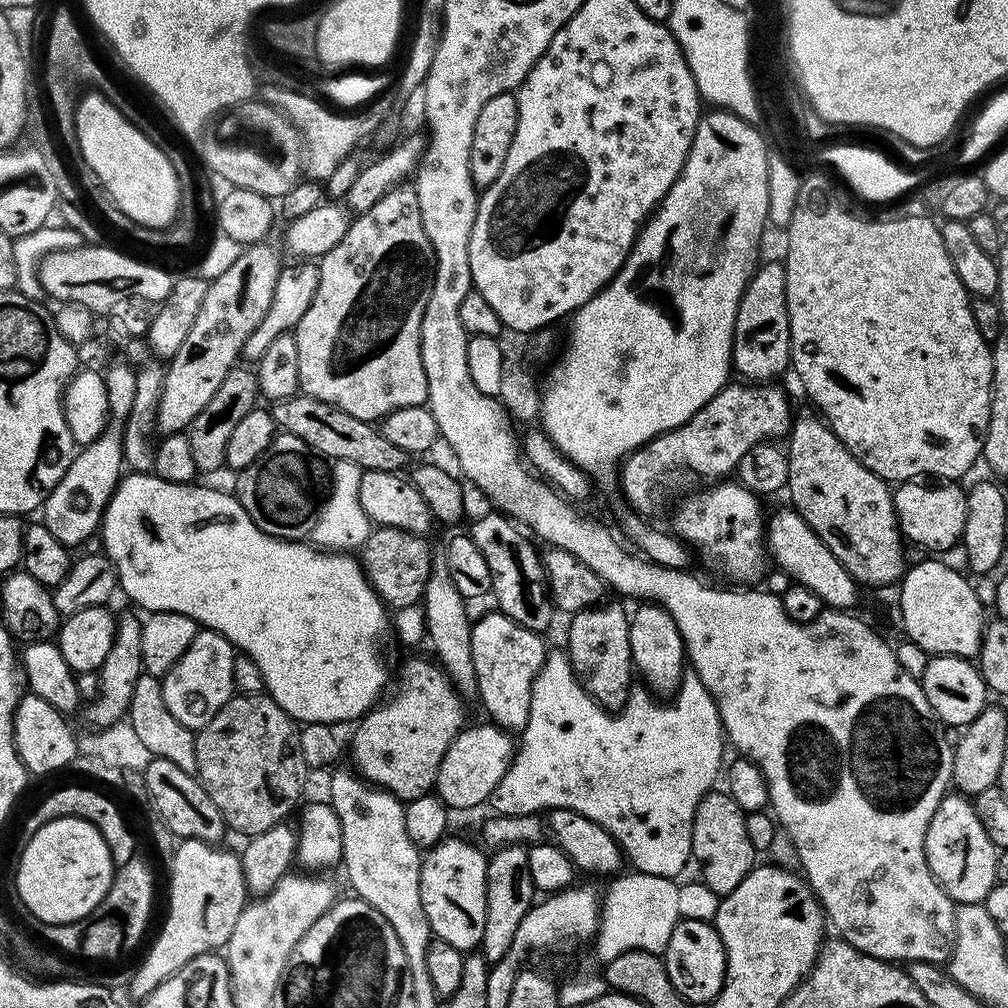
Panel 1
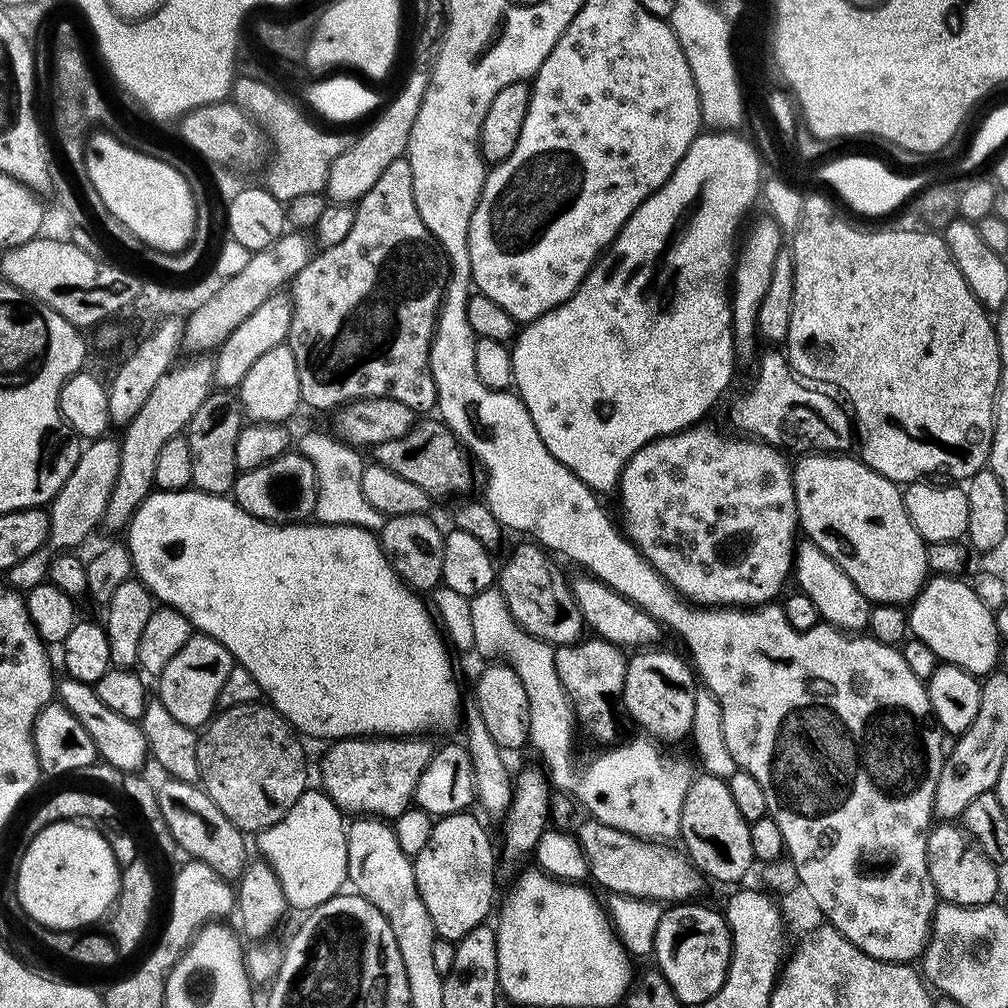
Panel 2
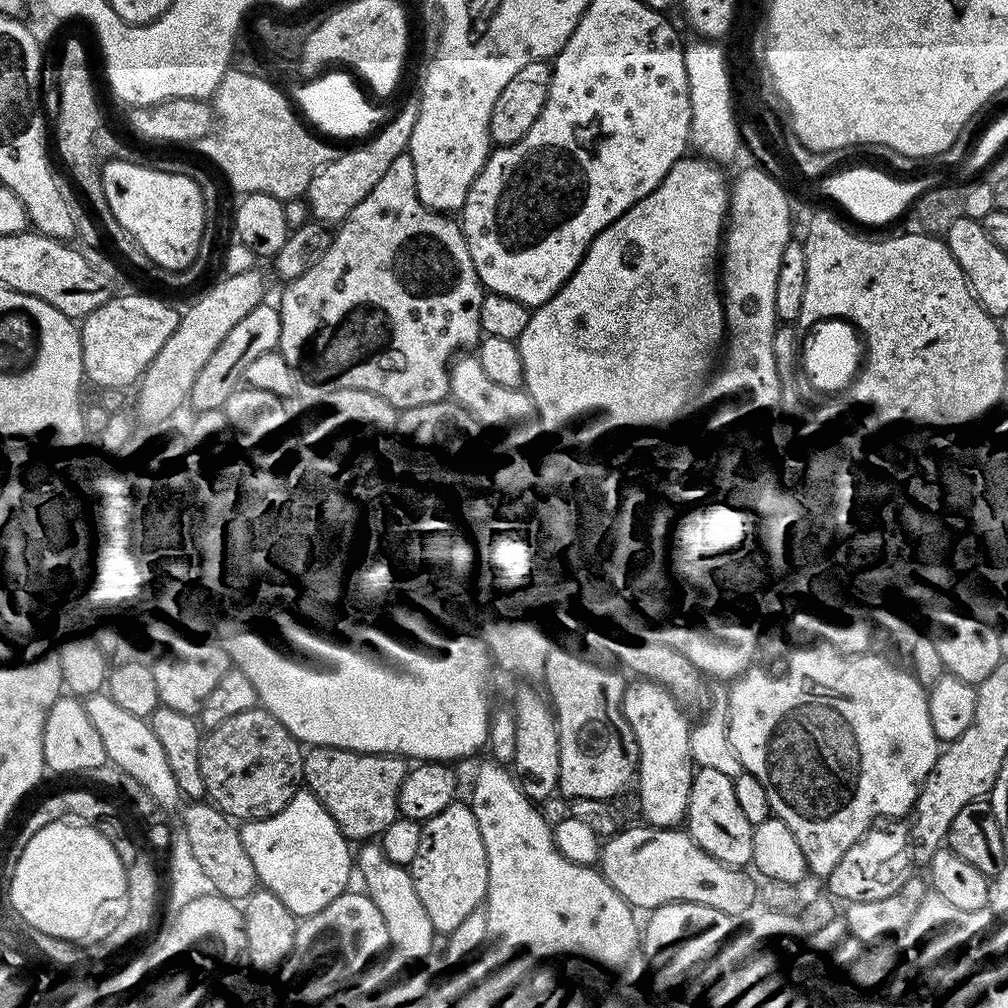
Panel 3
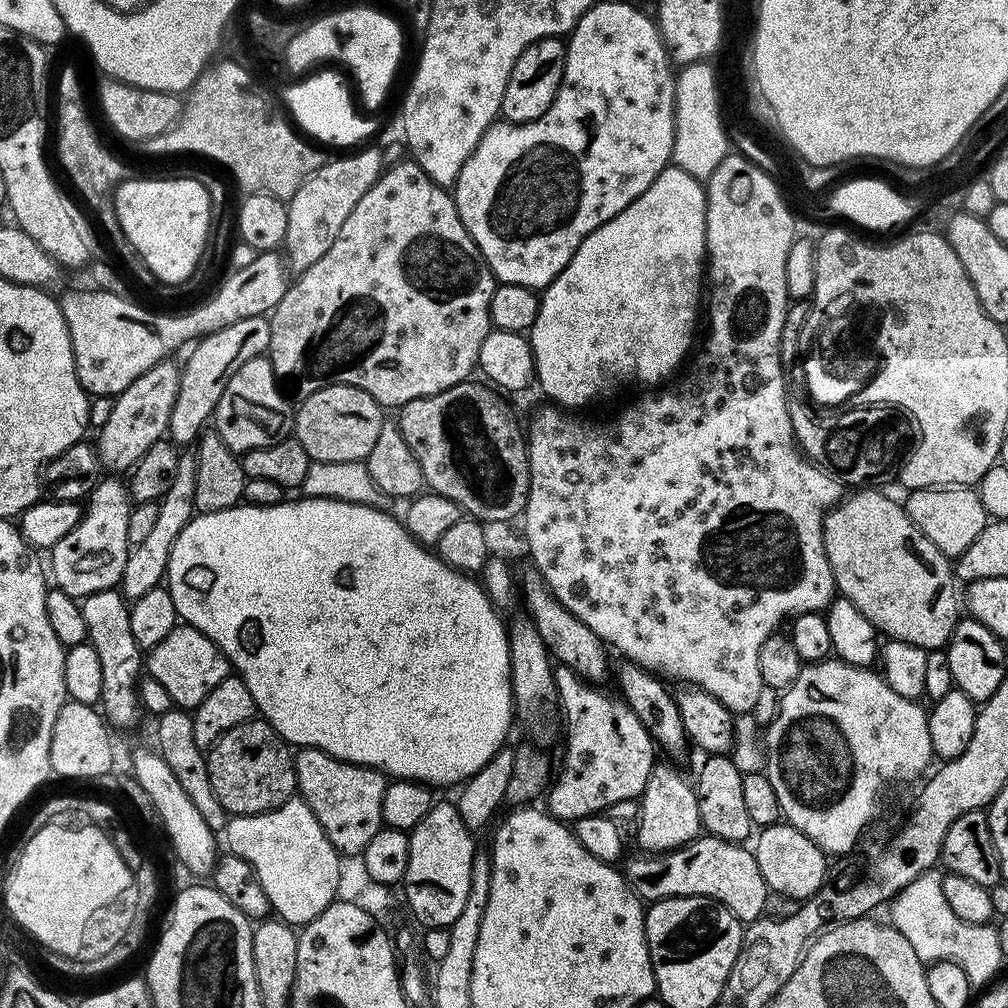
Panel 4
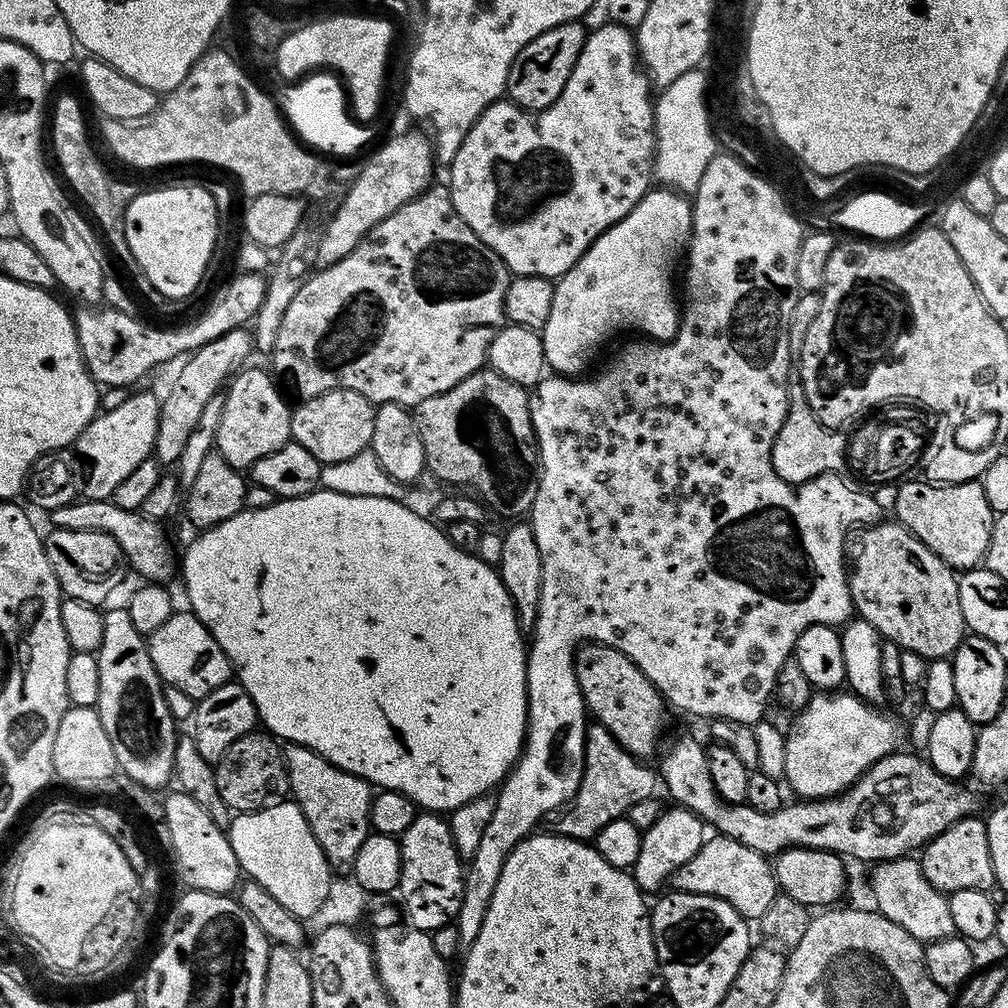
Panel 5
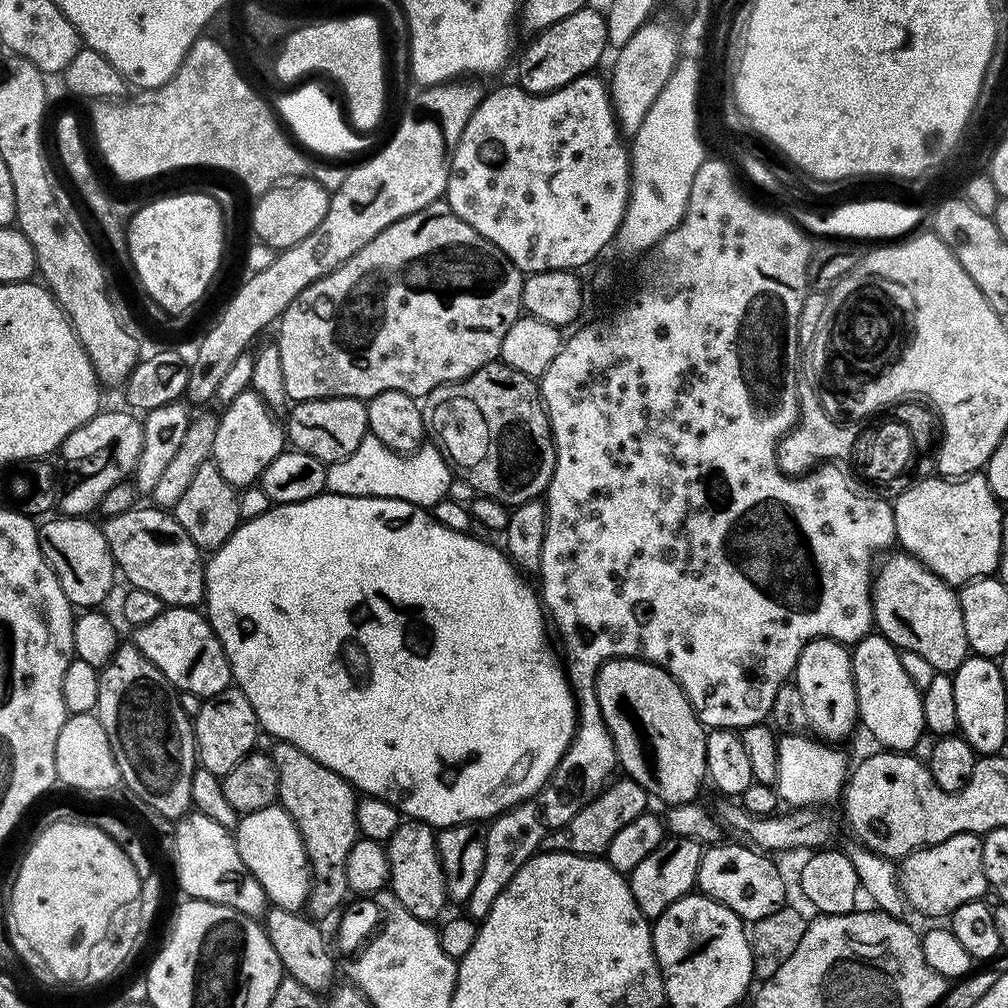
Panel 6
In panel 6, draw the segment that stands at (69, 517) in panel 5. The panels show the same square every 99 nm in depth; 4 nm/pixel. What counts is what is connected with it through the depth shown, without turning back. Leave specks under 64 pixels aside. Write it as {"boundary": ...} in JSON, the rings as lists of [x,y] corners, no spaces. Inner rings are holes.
{"boundary":[[[137,506],[117,516],[107,517],[103,521],[102,527],[119,575],[123,579],[125,576],[131,587],[155,594],[158,598],[162,598],[164,605],[174,608],[196,608],[205,603],[205,557],[200,557],[203,556],[202,550],[186,534],[186,530],[182,530],[182,526],[176,521],[176,517],[171,511],[155,506],[148,506],[148,508]]]}

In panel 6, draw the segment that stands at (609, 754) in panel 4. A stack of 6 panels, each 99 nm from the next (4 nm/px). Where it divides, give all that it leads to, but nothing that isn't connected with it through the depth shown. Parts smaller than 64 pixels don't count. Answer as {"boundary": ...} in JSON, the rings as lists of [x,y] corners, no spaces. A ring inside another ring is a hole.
{"boundary":[[[619,778],[612,785],[605,787],[595,798],[589,799],[570,822],[561,828],[553,828],[542,845],[546,852],[569,852],[579,856],[603,857],[608,851],[610,842],[614,842],[614,834],[622,830],[622,826],[630,826],[634,818],[645,815],[649,811],[650,797],[648,791],[638,782],[627,778]]]}

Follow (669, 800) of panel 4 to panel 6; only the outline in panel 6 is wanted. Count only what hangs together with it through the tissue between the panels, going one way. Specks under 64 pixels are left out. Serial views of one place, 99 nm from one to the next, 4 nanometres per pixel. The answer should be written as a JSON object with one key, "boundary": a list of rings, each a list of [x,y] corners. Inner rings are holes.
{"boundary":[[[672,836],[660,841],[659,846],[650,850],[634,870],[627,873],[626,879],[630,890],[634,894],[634,902],[638,902],[638,910],[648,917],[649,921],[656,921],[658,917],[678,898],[689,895],[697,887],[698,866],[702,855],[702,845],[690,838]]]}

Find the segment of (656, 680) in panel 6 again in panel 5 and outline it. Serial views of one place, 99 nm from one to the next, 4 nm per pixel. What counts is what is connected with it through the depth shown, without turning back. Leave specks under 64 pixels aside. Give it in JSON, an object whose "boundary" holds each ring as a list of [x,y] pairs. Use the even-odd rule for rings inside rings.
{"boundary":[[[582,644],[576,650],[576,673],[582,690],[584,705],[591,719],[601,724],[627,750],[637,758],[655,757],[656,743],[664,732],[666,701],[656,685],[618,650],[605,644]]]}

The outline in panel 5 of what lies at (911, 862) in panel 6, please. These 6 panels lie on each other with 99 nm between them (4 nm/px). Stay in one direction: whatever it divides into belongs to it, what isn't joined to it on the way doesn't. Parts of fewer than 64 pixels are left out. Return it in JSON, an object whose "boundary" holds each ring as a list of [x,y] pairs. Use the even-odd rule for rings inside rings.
{"boundary":[[[983,819],[960,820],[941,836],[928,841],[921,851],[920,865],[933,889],[942,894],[995,885],[994,866],[988,853],[988,833]],[[989,884],[989,885],[988,885]]]}

